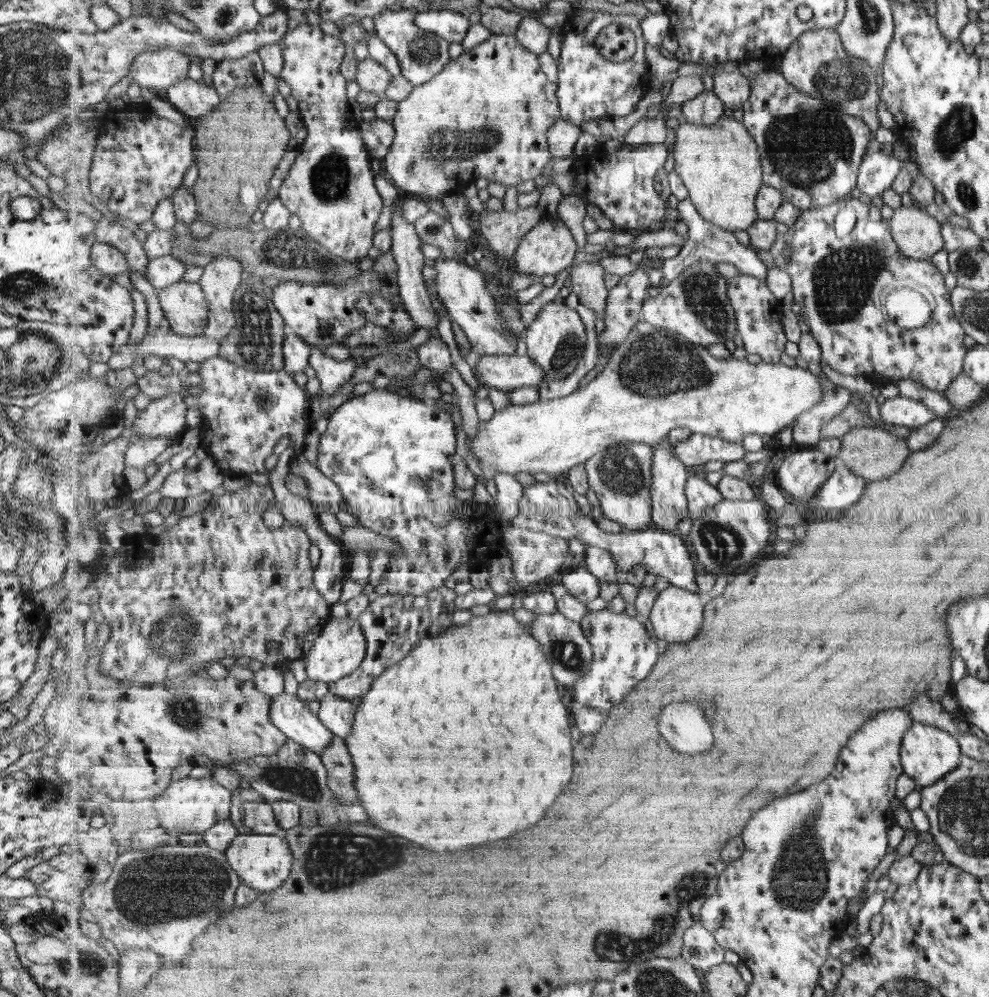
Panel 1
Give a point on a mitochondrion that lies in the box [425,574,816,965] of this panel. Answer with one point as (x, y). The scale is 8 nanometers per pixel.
(566, 654)

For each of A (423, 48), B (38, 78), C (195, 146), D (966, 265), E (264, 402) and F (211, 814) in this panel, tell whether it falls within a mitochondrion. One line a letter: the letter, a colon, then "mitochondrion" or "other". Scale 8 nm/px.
A: mitochondrion
B: mitochondrion
C: other
D: mitochondrion
E: other
F: other

